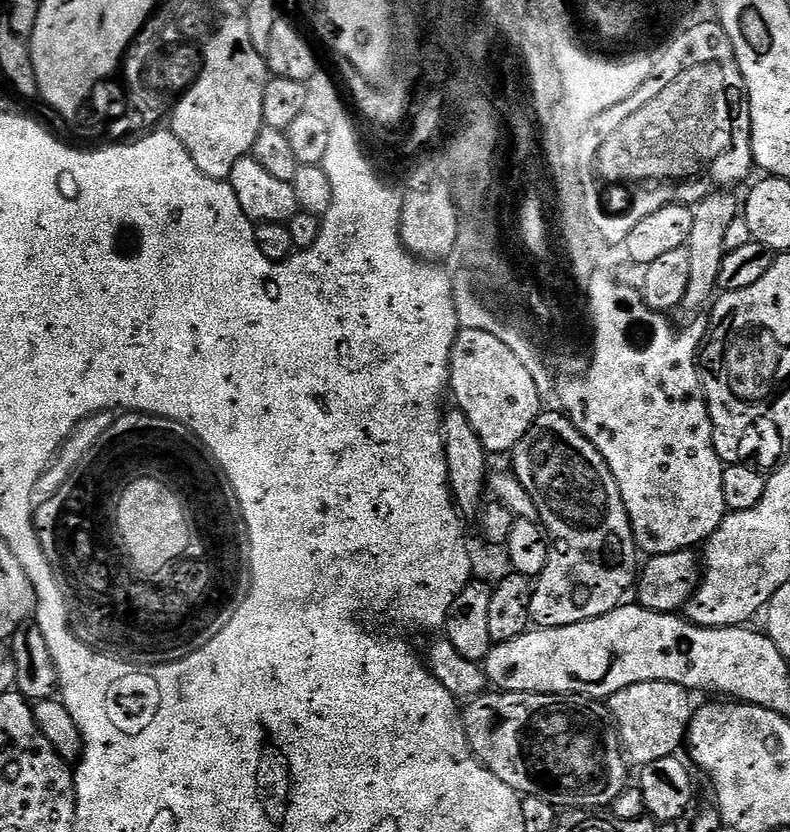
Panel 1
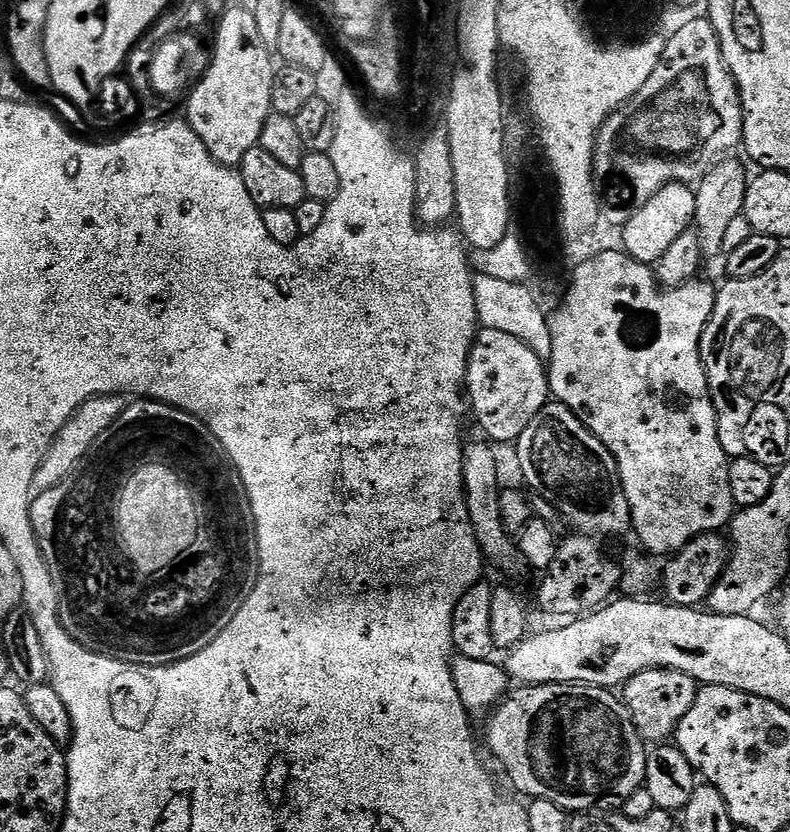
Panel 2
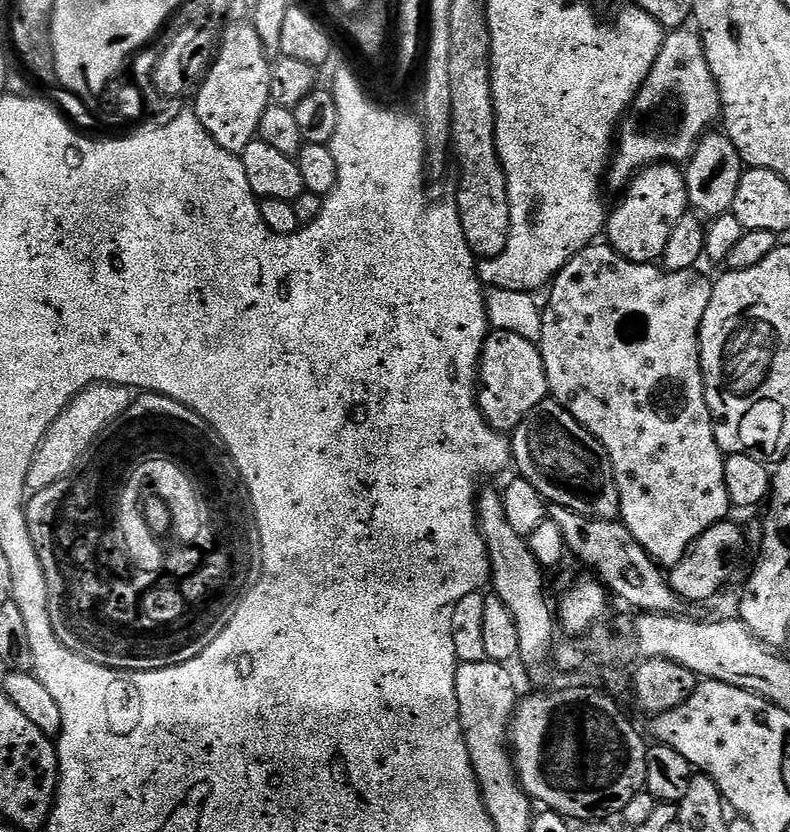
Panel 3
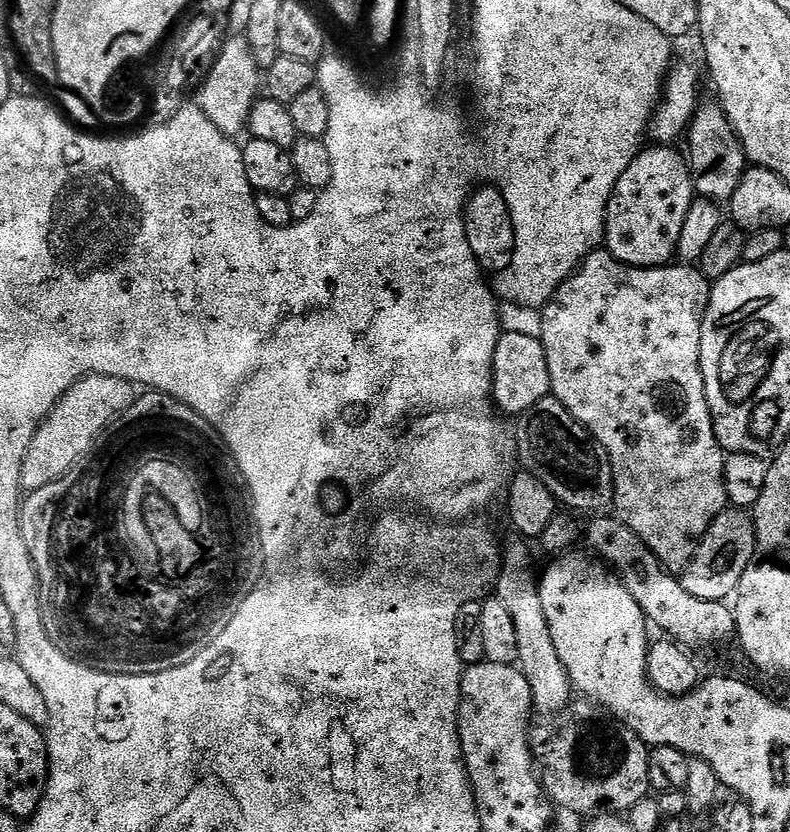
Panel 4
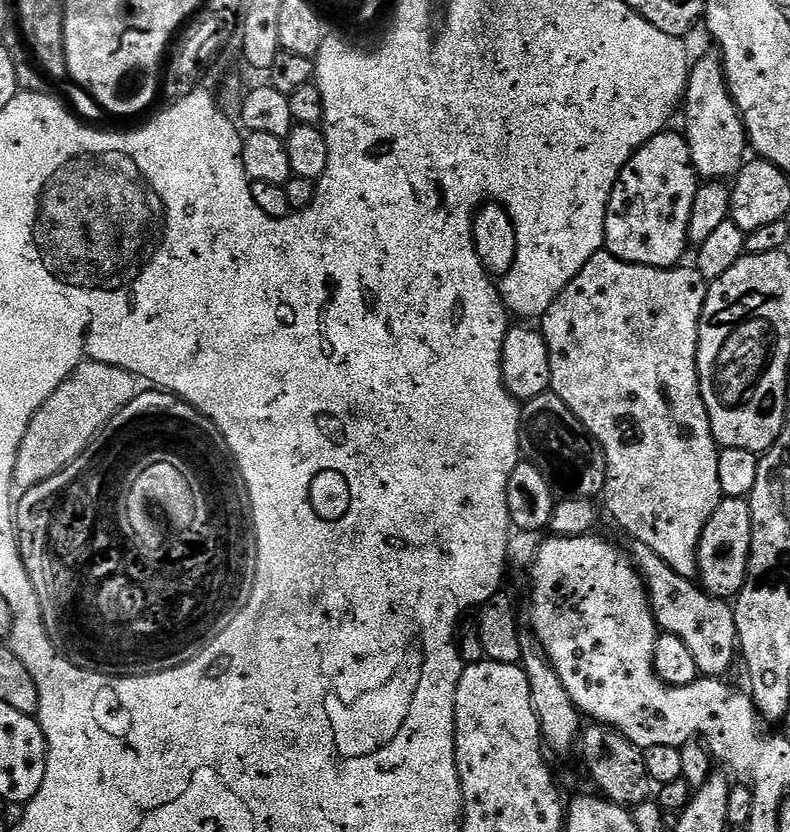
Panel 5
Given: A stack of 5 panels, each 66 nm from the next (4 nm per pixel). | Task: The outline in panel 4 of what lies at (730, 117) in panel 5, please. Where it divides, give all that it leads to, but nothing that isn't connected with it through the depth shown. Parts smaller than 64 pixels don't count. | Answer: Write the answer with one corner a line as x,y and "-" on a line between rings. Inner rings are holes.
701,103
696,109
686,133
686,156
692,170
692,183
697,197
717,202
731,201
734,190
738,190
738,182
742,182
746,171
744,147
728,121
728,115
719,103

